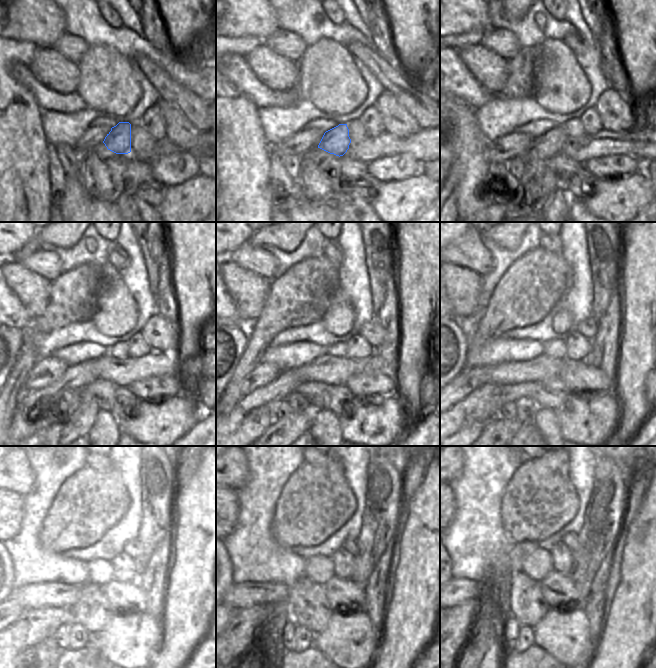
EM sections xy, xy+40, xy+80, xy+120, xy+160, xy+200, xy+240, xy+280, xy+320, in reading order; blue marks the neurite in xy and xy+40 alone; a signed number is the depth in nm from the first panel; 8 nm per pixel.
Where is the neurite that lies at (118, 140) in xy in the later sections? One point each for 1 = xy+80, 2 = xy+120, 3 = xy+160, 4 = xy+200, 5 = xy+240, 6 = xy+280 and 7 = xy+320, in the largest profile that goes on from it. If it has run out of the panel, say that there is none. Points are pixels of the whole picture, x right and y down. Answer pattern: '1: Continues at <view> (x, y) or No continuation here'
1: Continues at xy+80 (550, 144)
2: Continues at xy+120 (30, 417)
3: Continues at xy+160 (248, 420)
4: Continues at xy+200 (461, 425)
5: Continues at xy+240 (16, 643)
6: Continues at xy+280 (238, 637)
7: Continues at xy+320 (463, 634)

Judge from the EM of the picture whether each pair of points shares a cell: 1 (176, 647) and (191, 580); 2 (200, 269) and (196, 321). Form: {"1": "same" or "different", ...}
{"1": "same", "2": "same"}

